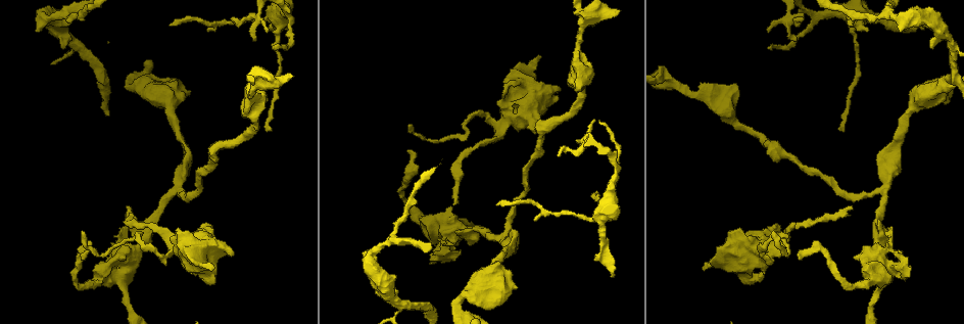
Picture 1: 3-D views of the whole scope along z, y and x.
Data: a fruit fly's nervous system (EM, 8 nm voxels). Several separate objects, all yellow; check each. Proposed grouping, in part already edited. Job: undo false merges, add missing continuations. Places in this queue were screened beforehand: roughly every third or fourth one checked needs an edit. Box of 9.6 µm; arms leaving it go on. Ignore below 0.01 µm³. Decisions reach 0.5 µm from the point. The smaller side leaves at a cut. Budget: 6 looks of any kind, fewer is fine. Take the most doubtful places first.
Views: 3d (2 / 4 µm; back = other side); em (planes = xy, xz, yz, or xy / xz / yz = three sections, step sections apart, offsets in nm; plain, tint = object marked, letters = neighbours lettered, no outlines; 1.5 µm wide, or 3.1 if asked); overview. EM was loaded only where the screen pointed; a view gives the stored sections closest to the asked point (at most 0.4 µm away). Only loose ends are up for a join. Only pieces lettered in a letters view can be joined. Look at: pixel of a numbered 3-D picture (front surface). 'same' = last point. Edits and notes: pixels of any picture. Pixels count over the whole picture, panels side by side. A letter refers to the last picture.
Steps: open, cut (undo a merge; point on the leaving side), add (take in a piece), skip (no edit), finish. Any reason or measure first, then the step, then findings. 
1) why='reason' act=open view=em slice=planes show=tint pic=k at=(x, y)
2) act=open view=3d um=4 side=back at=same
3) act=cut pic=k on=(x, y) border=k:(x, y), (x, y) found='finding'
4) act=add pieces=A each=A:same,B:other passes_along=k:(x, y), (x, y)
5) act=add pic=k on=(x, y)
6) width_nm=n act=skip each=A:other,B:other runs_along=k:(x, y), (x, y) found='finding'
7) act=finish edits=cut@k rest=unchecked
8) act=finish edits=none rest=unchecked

why='tapers out' act=open view=3d um=2 pic=1 at=(128, 207)

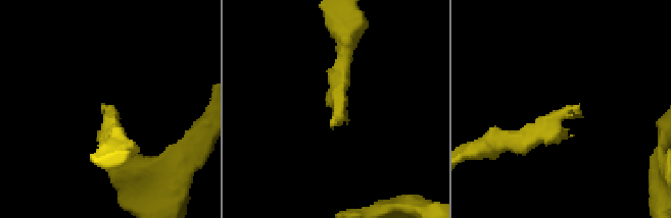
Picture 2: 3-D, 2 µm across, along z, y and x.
why='shape alone is not enough' act=open view=em slice=xz step=4 show=letters pic=2 at=(330, 126)

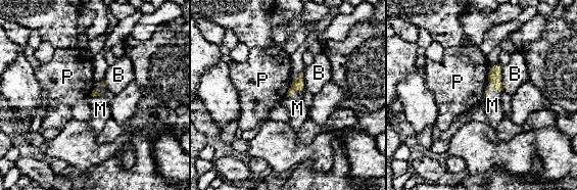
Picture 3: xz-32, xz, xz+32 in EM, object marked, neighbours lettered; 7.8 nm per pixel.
act=add pieces=M each=B:other,M:same,P:other passes_along=3:(494, 74), (493, 89), (492, 105) found='it goes on there'

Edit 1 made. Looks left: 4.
act=open view=3d um=2 pic=1 at=(286, 29)

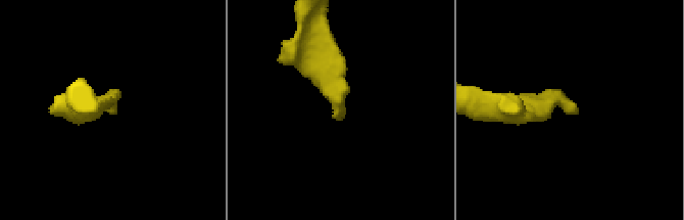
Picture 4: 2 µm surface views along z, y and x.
why='now the EM' act=open view=em slice=planes show=letters pic=4 at=(115, 112)

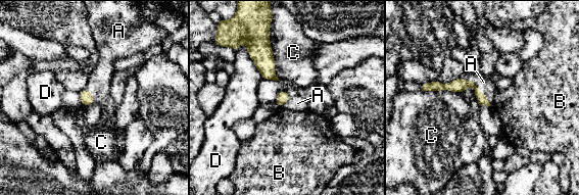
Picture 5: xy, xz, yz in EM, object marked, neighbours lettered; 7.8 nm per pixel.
act=add pieces=A each=A:same,B:other,C:other,D:other passes_along=5:(459, 85), (477, 88), (483, 82) found='it goes on there'

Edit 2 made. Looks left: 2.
act=open view=3d um=2 pic=1 at=(41, 20)

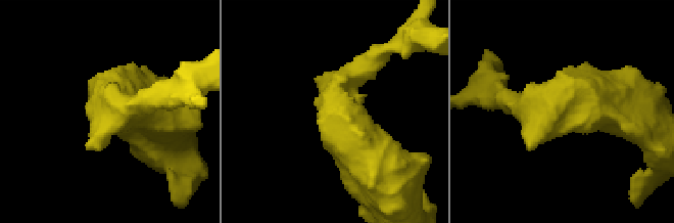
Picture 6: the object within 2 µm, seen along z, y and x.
arm_widths_nm=190,500 act=open view=em slice=planes show=letters pic=6 at=(555, 109)

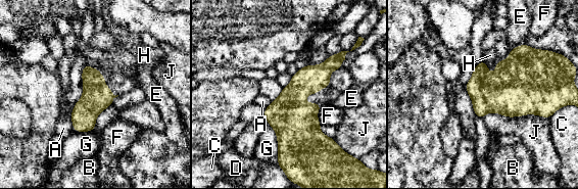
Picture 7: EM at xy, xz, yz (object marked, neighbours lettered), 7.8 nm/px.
act=skip each=A:other,B:other,C:other,D:other,E:other,F:other,G:other,H:other,J:other border=7:(270, 126), (276, 134), (277, 156) found='one neuron here'

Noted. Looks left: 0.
act=finish edits=add@3,add@5 rest=unchecked

